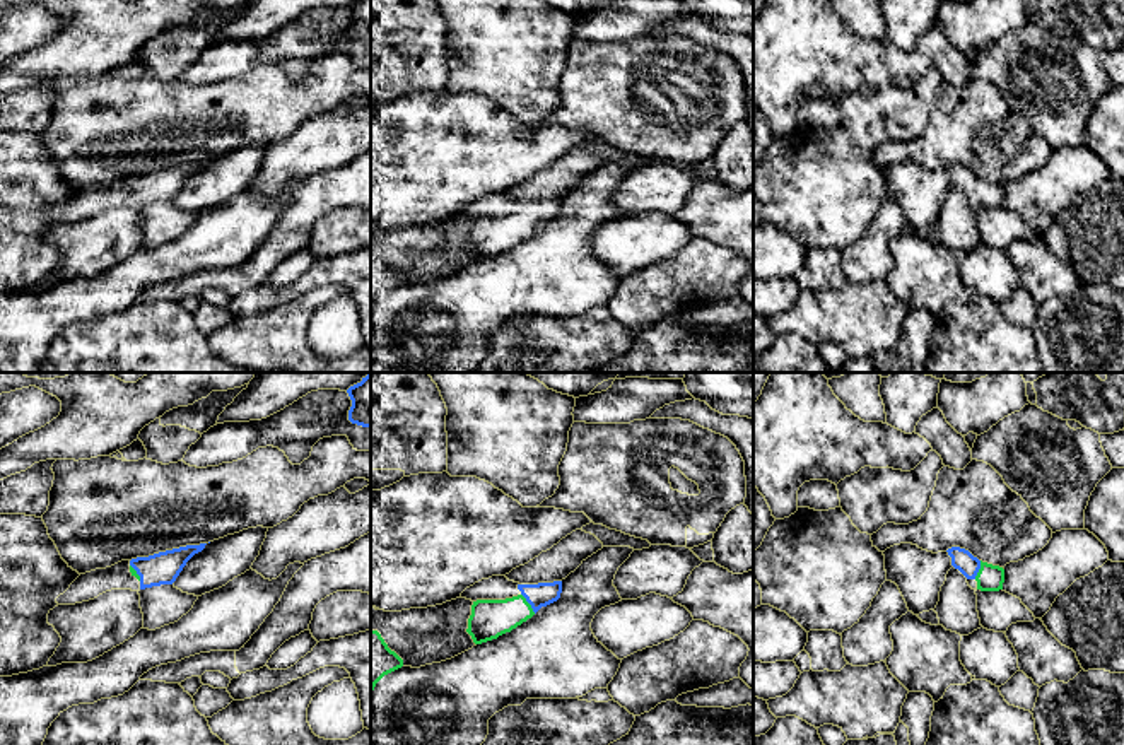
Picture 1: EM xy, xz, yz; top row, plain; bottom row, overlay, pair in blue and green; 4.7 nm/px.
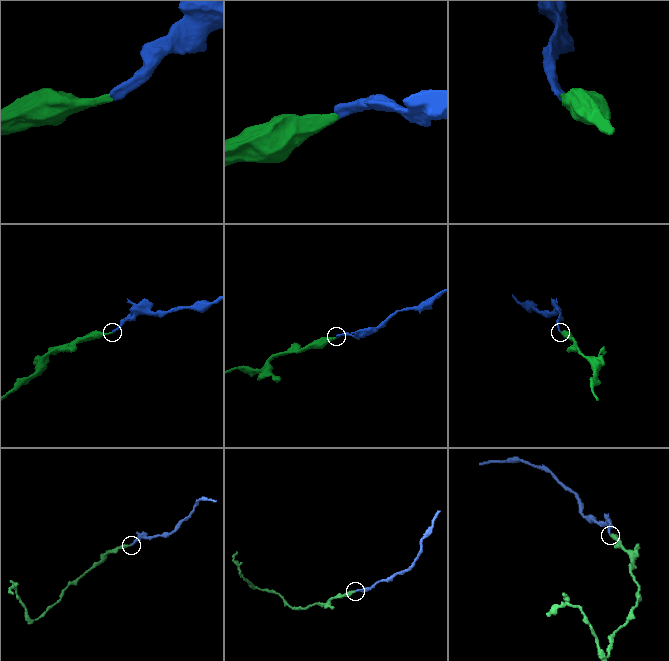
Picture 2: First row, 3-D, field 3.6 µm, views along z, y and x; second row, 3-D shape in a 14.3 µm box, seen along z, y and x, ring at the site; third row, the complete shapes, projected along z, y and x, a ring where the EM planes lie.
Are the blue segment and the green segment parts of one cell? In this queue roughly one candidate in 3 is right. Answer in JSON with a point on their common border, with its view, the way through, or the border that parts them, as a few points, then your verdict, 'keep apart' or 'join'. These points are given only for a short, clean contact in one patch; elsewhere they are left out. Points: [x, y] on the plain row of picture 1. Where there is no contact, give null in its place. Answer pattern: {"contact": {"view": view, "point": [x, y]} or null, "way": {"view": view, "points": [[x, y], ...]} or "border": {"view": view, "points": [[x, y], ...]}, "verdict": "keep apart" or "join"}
{"contact": {"view": "xz", "point": [528, 219]}, "way": {"view": "xz", "points": [[538, 212], [528, 219], [513, 229], [489, 236]]}, "verdict": "join"}

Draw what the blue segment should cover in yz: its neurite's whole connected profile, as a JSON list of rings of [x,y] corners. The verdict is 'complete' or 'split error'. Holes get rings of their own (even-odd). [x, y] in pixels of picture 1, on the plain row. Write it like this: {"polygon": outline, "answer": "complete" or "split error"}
{"polygon": [[[951,164],[946,167],[951,174],[951,183],[958,186],[967,197],[977,198],[977,207],[981,208],[999,208],[1004,200],[1004,186],[979,178],[969,167],[960,164]]], "answer": "split error"}

